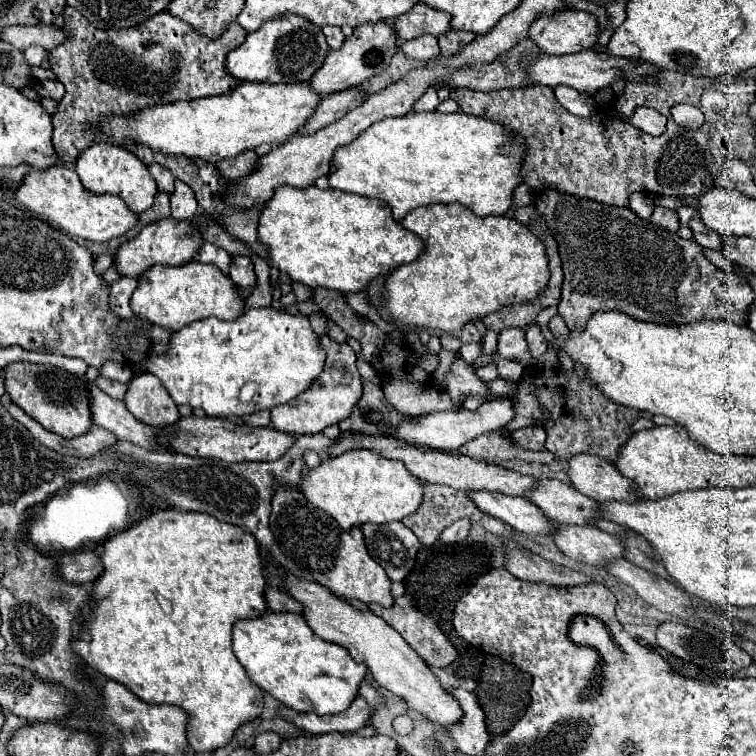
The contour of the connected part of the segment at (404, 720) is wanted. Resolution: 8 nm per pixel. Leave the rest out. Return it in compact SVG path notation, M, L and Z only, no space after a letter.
M400 715L393 721L394 730L400 735L407 735L410 732L410 723L413 729L413 721L407 715Z

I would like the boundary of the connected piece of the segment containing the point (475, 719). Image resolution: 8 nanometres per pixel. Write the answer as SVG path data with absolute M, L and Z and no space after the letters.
M452 687L452 689L448 689L448 693L458 701L458 705L462 709L462 719L456 725L442 727L444 735L454 741L454 745L458 747L460 753L482 755L490 741L490 735L486 731L484 713L482 713L474 693L460 689L460 687Z

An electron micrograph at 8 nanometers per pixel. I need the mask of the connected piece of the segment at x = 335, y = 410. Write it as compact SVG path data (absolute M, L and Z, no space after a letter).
M320 335L320 347L326 351L326 365L320 377L312 381L306 393L300 393L292 401L272 409L274 429L290 435L320 433L328 425L338 425L340 421L344 421L344 417L350 417L352 409L356 407L356 401L360 401L362 377L356 371L356 353L352 351L352 347L348 343L332 341L328 335Z

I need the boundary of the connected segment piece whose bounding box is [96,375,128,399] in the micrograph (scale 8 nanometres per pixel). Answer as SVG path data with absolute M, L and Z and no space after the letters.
M98 377L96 379L96 385L106 393L106 395L110 395L112 399L122 399L124 397L124 393L126 393L126 385L122 385L122 383L118 383L118 381L112 381L112 379L106 379L106 377Z

